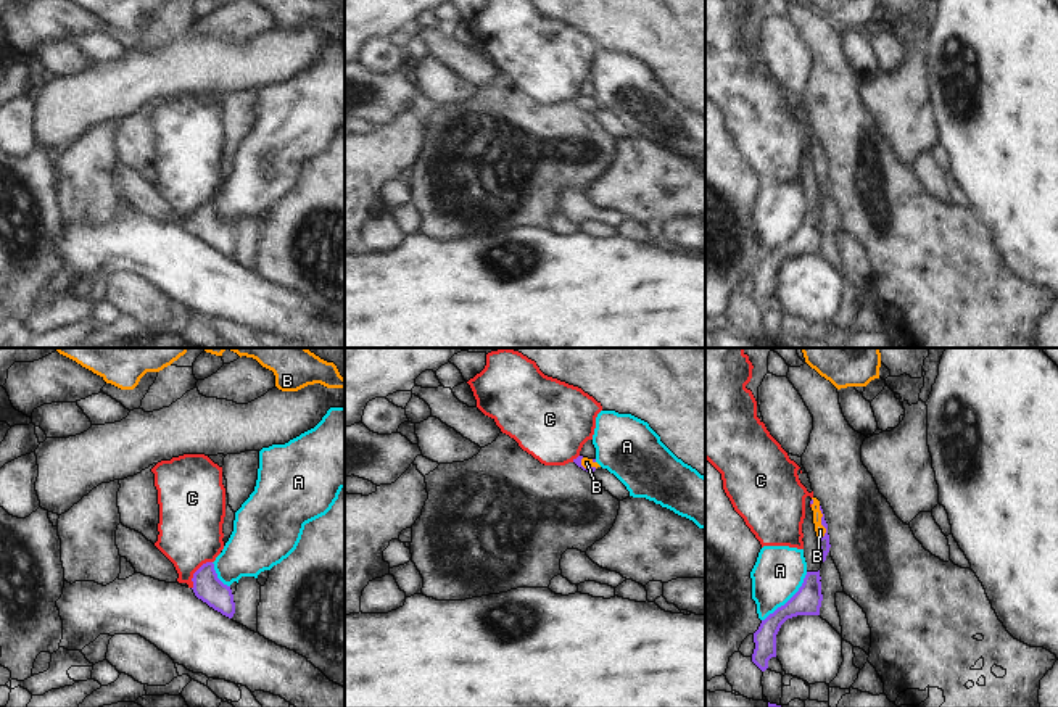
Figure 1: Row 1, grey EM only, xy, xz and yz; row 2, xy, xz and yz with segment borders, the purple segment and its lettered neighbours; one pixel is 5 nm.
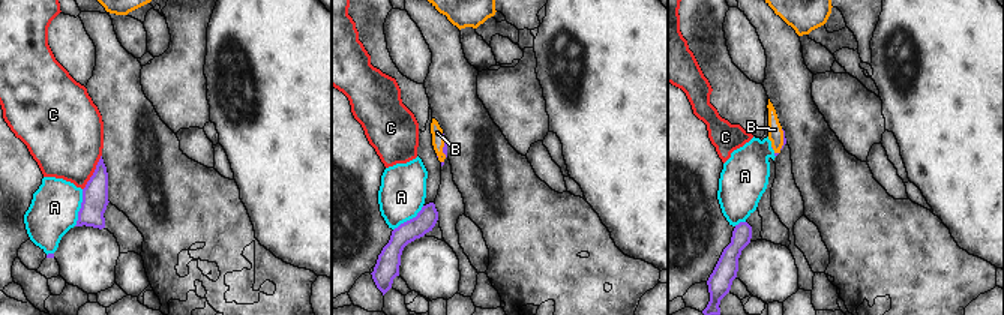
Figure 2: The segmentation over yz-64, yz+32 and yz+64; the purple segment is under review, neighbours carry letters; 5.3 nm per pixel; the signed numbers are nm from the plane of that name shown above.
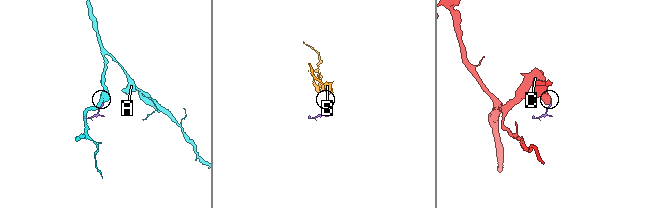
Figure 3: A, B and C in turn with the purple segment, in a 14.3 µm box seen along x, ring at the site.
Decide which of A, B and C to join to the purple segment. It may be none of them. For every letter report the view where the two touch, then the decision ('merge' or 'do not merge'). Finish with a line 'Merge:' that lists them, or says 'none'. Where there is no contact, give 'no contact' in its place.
A: yz | do not merge
B: yz | merge
C: xy | do not merge
Merge: B

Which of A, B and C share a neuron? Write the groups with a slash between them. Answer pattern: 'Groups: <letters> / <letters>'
Groups: A / B / C.

